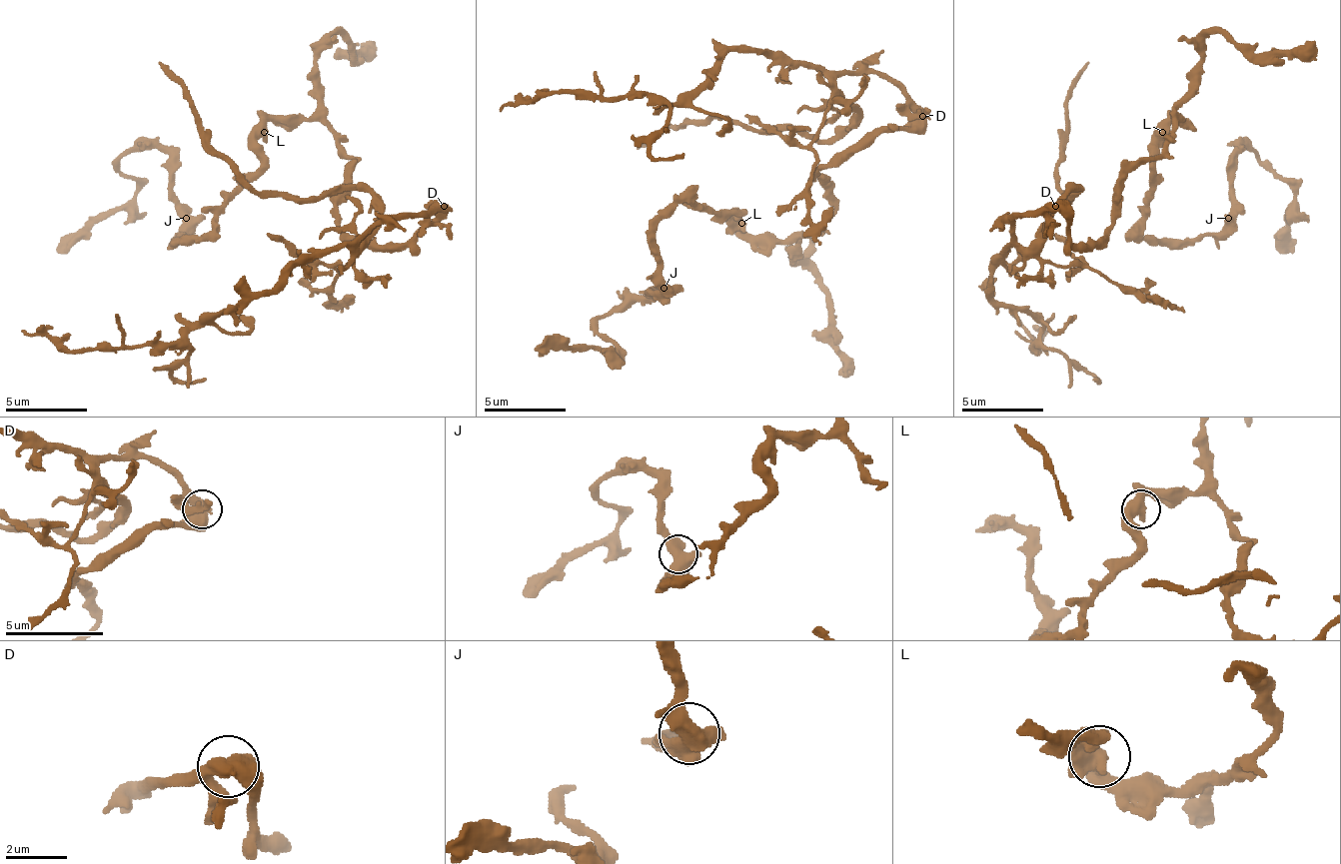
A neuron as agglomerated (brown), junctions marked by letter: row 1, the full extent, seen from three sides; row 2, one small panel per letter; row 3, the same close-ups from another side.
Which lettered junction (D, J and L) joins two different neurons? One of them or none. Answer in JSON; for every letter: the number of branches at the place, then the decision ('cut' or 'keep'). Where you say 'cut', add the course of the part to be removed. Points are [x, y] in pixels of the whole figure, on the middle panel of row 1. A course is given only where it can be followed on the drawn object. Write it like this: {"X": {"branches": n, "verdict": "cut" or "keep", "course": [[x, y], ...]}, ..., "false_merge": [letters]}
{"D": {"branches": 2, "verdict": "cut", "course": [[921, 117], [872, 72], [790, 68], [761, 51], [737, 51], [672, 104], [648, 96], [538, 92], [501, 113]]}, "J": {"branches": 2, "verdict": "keep"}, "L": {"branches": 2, "verdict": "keep"}, "false_merge": ["D"]}

